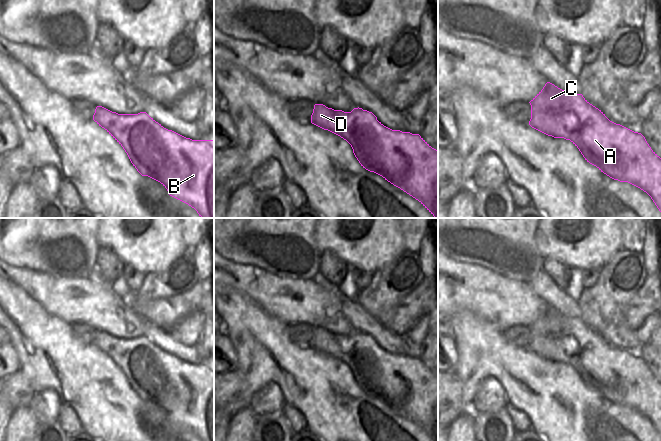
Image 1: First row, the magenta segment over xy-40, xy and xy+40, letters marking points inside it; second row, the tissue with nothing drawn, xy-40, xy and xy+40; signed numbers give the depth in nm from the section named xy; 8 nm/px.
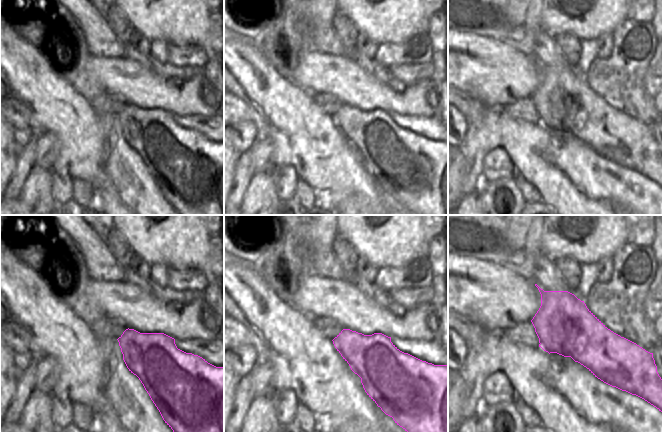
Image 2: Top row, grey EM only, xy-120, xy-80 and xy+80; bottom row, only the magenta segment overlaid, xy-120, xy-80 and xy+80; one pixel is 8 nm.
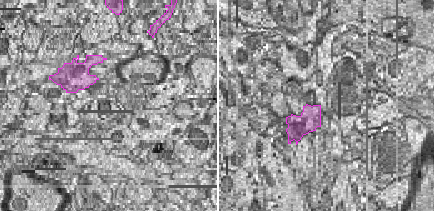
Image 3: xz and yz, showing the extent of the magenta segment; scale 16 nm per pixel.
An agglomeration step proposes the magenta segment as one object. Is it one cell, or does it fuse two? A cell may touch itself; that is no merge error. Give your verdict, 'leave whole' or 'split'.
leave whole

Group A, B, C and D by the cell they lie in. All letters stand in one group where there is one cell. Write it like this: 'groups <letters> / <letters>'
groups A B C D

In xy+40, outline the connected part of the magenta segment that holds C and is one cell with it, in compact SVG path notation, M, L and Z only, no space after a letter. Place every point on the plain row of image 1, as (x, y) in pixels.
M550 306L529 327L532 352L554 362L570 364L587 386L610 402L628 406L646 416L661 436L661 382L641 357L610 345L582 318L570 318Z

